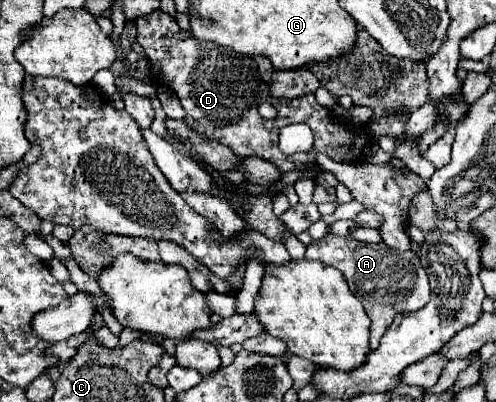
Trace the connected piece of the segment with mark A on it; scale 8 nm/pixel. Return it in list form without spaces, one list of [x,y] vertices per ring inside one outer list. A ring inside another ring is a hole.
[[[326,234],[320,240],[312,240],[312,244],[306,250],[306,258],[318,260],[322,264],[330,264],[344,274],[352,294],[362,302],[366,314],[372,320],[372,326],[370,326],[370,348],[372,350],[378,348],[378,340],[382,338],[386,328],[394,322],[396,314],[418,310],[430,298],[428,274],[418,254],[414,254],[412,250],[404,250],[404,252],[390,250],[384,242],[364,244],[364,242],[352,240],[350,236]],[[386,288],[412,288],[412,290],[408,290],[406,294],[390,294],[386,292]]]

